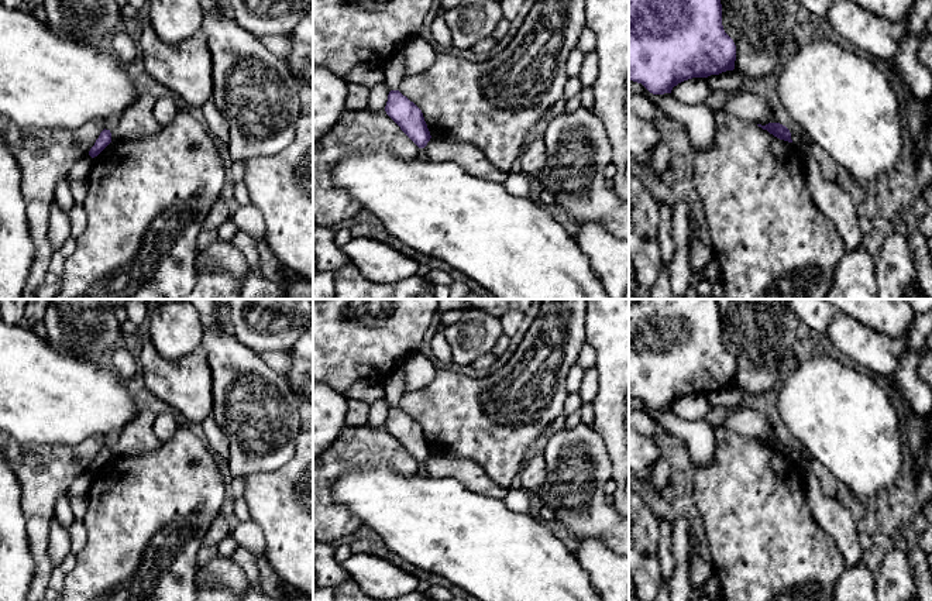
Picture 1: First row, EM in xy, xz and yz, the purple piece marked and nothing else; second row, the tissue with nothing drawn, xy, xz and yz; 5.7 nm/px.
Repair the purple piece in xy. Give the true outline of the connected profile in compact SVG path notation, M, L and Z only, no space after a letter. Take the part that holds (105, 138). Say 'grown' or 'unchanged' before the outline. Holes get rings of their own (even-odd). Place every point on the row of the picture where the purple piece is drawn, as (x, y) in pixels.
unchanged; M103 130L96 140L94 145L90 148L89 155L92 158L97 157L109 144L111 142L111 133L110 130Z

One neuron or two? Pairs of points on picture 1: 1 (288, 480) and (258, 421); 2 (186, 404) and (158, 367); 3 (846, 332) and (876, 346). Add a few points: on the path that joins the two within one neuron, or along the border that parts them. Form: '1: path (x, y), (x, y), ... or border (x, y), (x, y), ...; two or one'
1: border (296, 438), (288, 462), (248, 476); two
2: path (185, 395), (165, 375); one
3: path (853, 339), (869, 346); one

